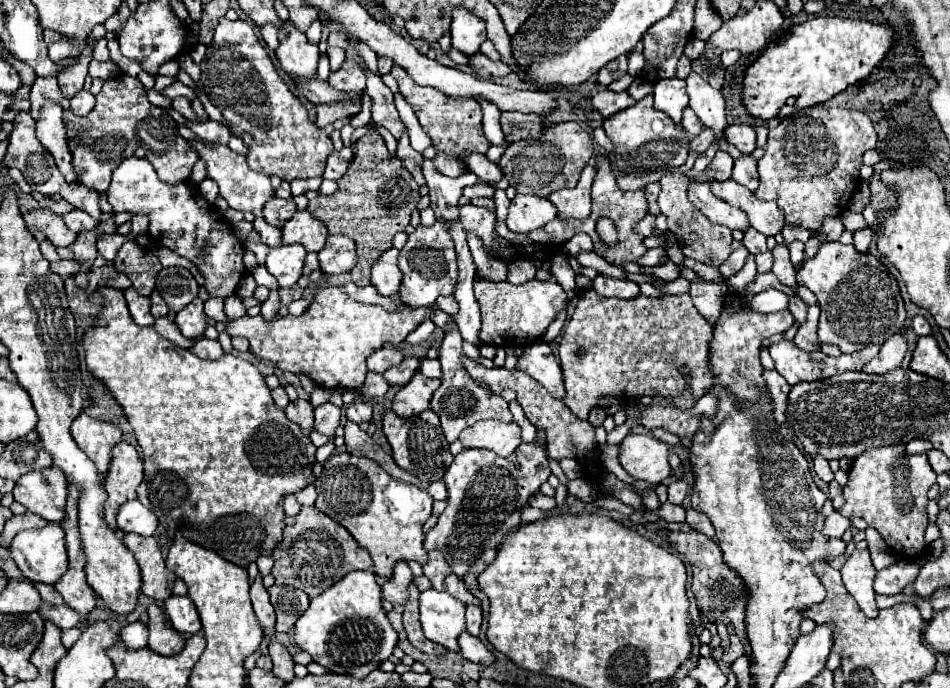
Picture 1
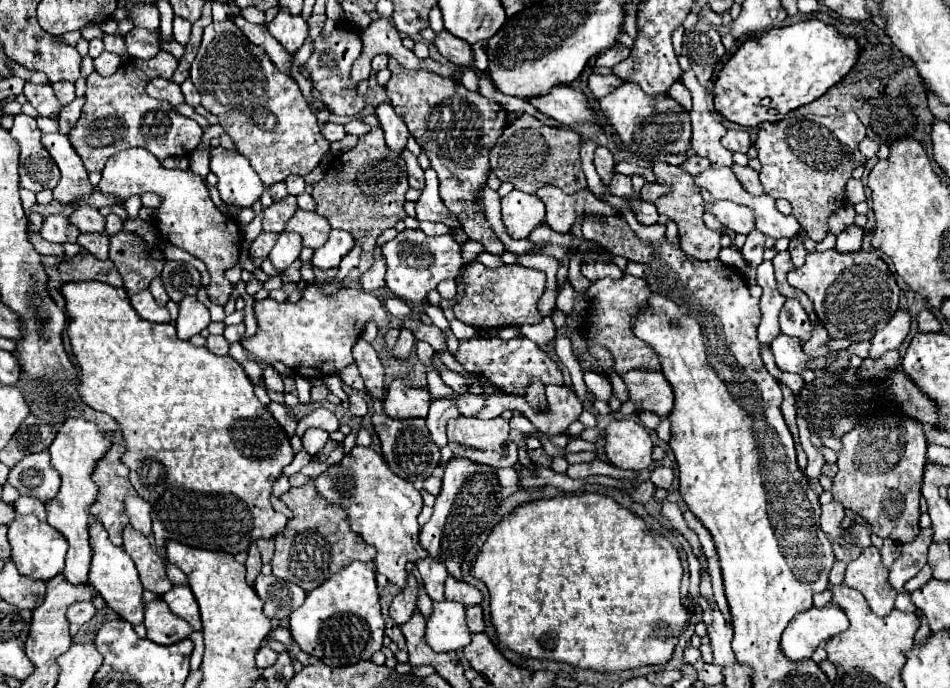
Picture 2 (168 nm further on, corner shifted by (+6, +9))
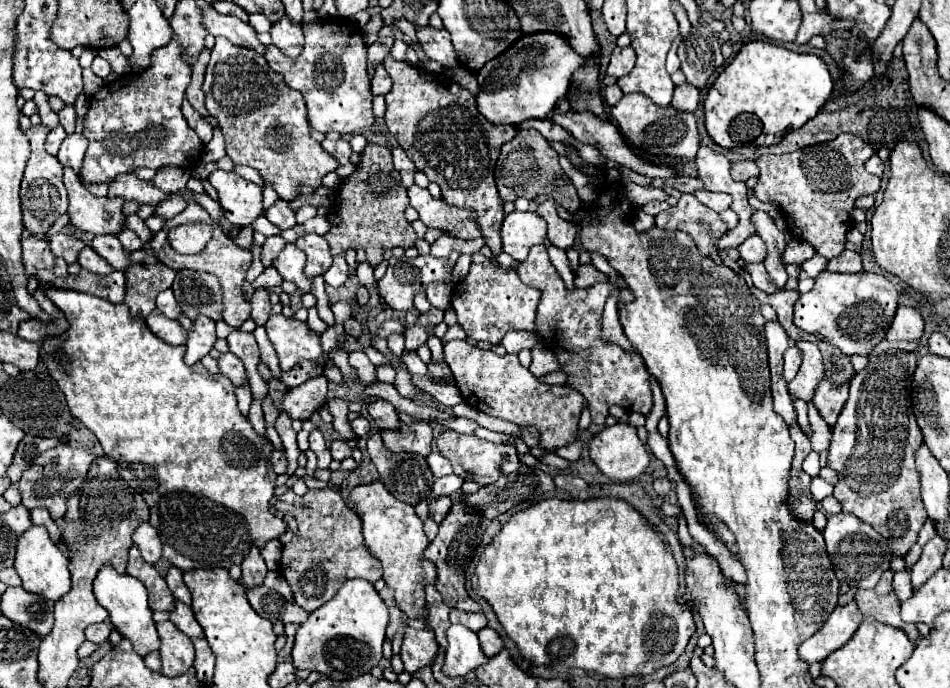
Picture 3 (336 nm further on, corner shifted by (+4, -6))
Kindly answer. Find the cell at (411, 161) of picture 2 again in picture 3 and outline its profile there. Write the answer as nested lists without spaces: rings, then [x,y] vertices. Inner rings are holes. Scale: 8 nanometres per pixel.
[[[417,184],[409,188],[409,198],[411,206],[419,212],[419,220],[423,220],[425,226],[439,228],[441,232],[461,240],[471,240],[481,236],[481,228],[479,224],[475,224],[473,210],[447,206],[443,200],[433,198],[429,190],[419,188]]]

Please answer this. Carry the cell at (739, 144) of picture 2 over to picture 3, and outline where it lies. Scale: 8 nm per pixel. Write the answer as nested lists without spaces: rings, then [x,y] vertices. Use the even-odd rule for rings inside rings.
[[[733,162],[731,164],[731,176],[733,180],[741,180],[741,182],[747,182],[749,178],[753,176],[759,176],[759,168],[755,162]]]

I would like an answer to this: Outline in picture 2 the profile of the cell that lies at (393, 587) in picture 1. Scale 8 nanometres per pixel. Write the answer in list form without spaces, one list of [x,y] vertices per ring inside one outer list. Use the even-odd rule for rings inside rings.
[[[407,573],[407,585],[393,597],[389,605],[389,615],[397,625],[405,623],[417,605],[417,581],[413,573]]]

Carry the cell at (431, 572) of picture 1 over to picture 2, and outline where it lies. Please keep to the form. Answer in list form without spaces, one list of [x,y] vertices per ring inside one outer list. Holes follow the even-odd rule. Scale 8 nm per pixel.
[[[425,557],[425,559],[417,561],[417,569],[423,577],[423,585],[429,593],[429,597],[433,601],[441,601],[443,599],[443,583],[447,579],[445,565],[439,565],[439,561],[435,561],[433,557]]]

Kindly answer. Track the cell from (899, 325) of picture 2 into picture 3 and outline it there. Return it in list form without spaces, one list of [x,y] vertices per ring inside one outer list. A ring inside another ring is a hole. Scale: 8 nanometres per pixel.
[[[899,306],[893,324],[887,330],[887,340],[919,340],[923,334],[923,318],[917,308]]]

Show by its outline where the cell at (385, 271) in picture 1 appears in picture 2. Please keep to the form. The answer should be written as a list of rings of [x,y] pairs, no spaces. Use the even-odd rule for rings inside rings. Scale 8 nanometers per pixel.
[[[375,245],[375,263],[371,265],[371,269],[367,273],[361,275],[361,287],[365,291],[375,291],[385,287],[385,271],[387,271],[387,263],[383,257],[383,251],[379,245]]]

